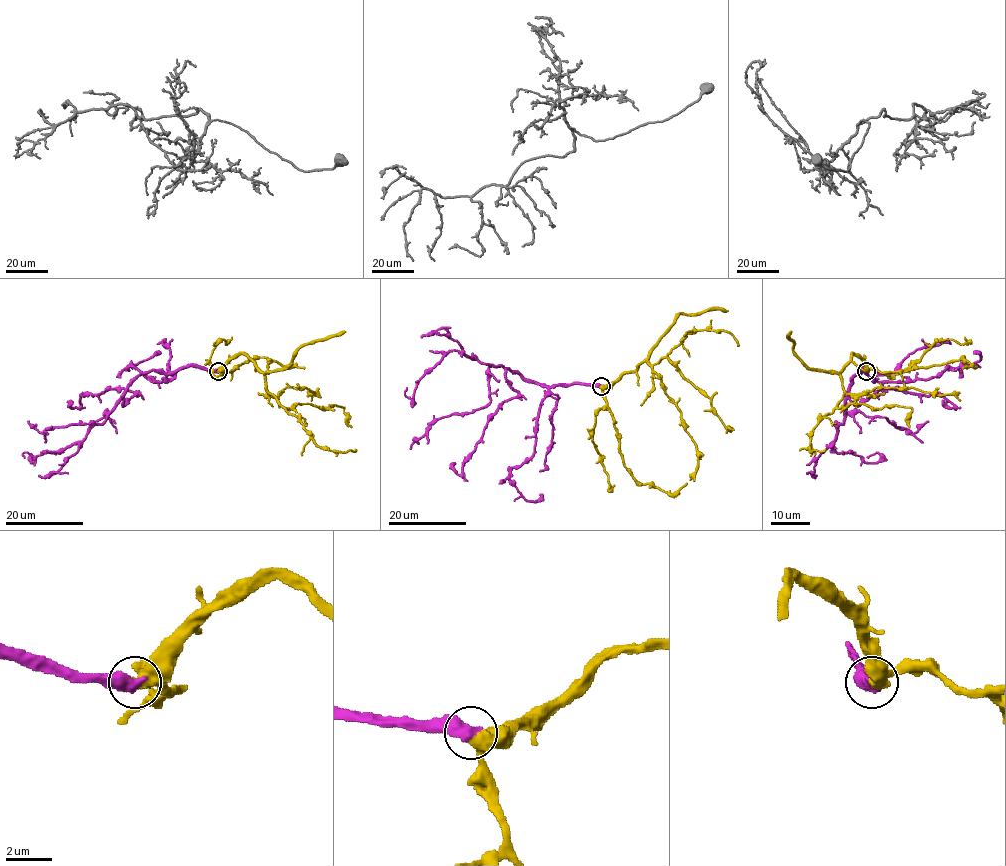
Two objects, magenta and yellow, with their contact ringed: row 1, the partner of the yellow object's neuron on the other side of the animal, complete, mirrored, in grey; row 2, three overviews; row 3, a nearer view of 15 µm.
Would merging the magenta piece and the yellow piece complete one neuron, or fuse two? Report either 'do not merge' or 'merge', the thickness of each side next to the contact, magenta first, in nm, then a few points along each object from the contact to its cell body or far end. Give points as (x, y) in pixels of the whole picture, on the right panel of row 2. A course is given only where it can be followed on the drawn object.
merge | 600/420 nm | magenta via (866, 371), (863, 365), (866, 372), (852, 378), (845, 419), (830, 444), (866, 462), (880, 455), (867, 457) | yellow via (866, 371), (866, 365), (853, 354), (841, 373), (844, 396), (837, 407), (909, 407), (909, 427)

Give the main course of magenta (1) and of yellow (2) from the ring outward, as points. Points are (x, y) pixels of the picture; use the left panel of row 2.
1: (218, 371), (187, 365), (142, 372), (81, 441), (34, 462), (24, 457)
2: (218, 371), (231, 358), (246, 355), (262, 373), (266, 390), (284, 407), (344, 407), (351, 427)

